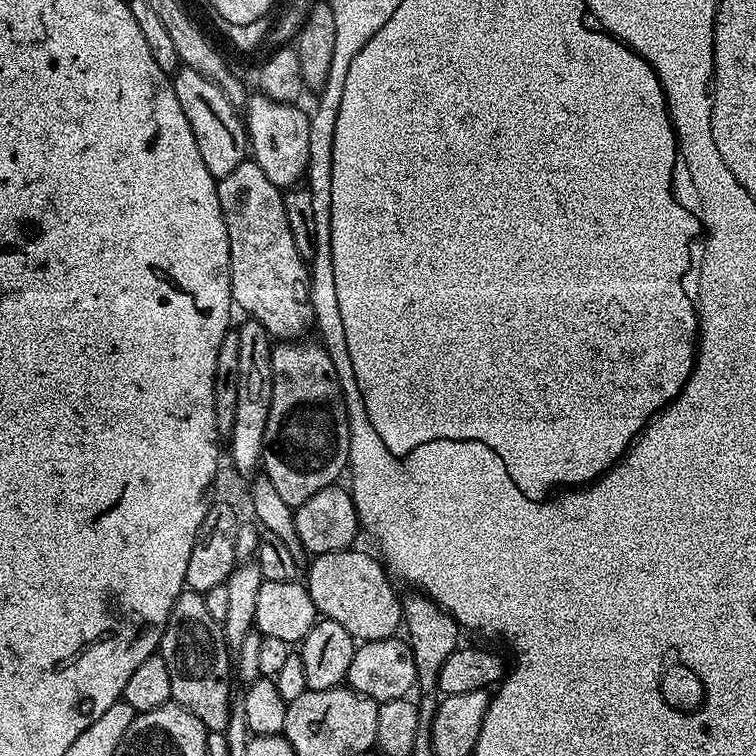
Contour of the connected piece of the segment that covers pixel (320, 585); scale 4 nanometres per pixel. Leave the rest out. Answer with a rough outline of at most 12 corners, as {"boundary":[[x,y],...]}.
{"boundary":[[373,553],[322,554],[306,587],[356,642],[397,635],[401,597]]}

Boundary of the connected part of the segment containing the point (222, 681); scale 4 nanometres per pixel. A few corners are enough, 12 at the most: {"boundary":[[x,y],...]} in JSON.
{"boundary":[[199,591],[174,602],[158,655],[171,699],[225,733],[234,660]]}

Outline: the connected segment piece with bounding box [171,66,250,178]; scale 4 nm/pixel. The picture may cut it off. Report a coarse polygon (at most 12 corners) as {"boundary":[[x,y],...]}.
{"boundary":[[176,69],[178,106],[217,178],[249,159],[237,105],[209,76]]}

